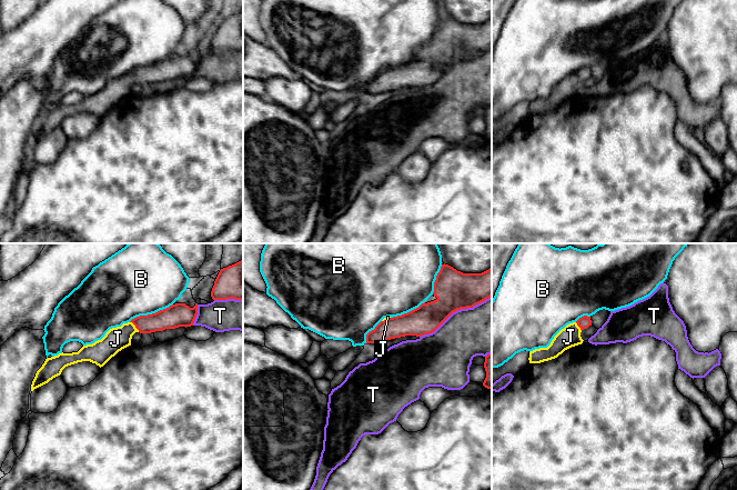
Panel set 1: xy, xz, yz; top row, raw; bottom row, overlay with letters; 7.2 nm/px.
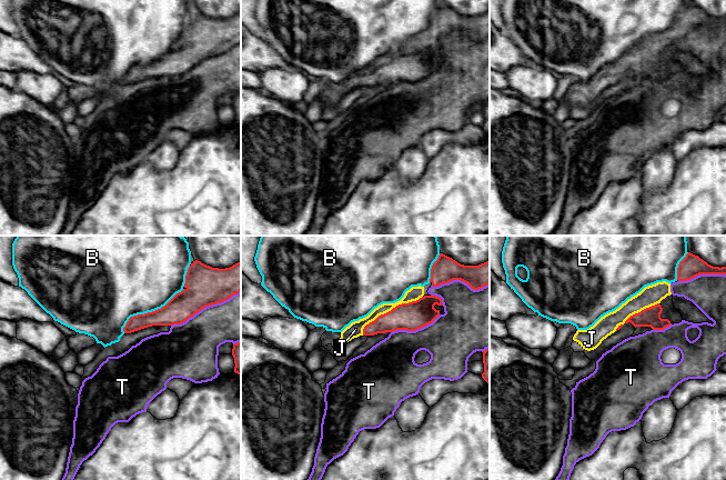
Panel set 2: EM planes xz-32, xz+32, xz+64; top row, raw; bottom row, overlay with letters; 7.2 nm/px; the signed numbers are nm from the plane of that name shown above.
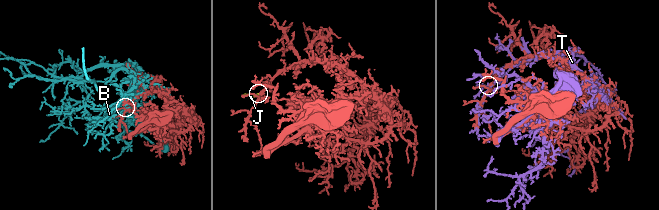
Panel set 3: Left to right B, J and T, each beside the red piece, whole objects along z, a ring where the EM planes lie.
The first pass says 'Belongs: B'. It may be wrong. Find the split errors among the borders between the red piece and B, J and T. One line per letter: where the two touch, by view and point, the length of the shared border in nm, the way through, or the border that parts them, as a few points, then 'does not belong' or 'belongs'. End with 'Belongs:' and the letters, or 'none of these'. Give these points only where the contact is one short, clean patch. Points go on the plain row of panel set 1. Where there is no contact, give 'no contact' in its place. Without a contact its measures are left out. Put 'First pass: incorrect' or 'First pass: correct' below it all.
B: contact xy (150, 66); length 340 nm; does not belong
J: contact xy (135, 78); length 100 nm; way xy (169, 69), (135, 78), (130, 79), (115, 90); belongs
T: contact xz (455, 61); length 600 nm; does not belong
Belongs: J
First pass: incorrect

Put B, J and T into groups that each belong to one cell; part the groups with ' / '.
B / J / T

